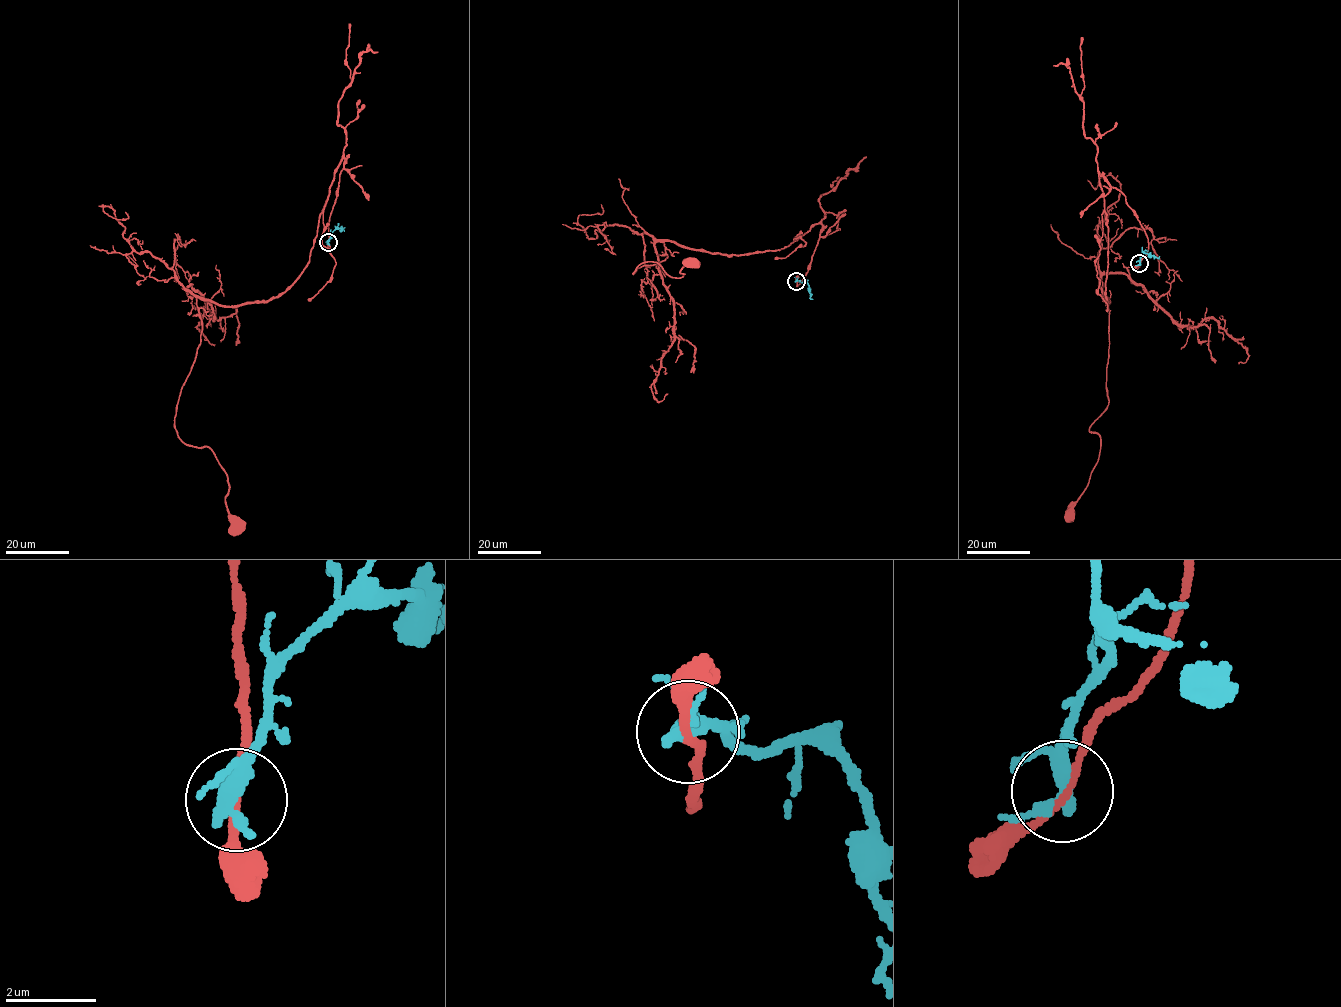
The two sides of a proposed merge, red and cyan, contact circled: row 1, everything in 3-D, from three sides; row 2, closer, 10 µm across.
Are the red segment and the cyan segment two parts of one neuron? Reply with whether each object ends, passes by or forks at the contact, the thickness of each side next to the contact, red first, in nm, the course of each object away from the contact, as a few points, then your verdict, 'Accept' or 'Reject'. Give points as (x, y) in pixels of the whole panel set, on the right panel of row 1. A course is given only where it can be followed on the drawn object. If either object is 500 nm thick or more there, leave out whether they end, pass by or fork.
At the ring red passes by. At the ring cyan forks. Thickness 160 nm (red) against 280 nm. Course of red: (1140, 264), (1145, 230), (1100, 174), (1109, 400), (1089, 426), (1100, 451), (1069, 516). Course of cyan: (1140, 264), (1143, 252), (1159, 256). Reject

